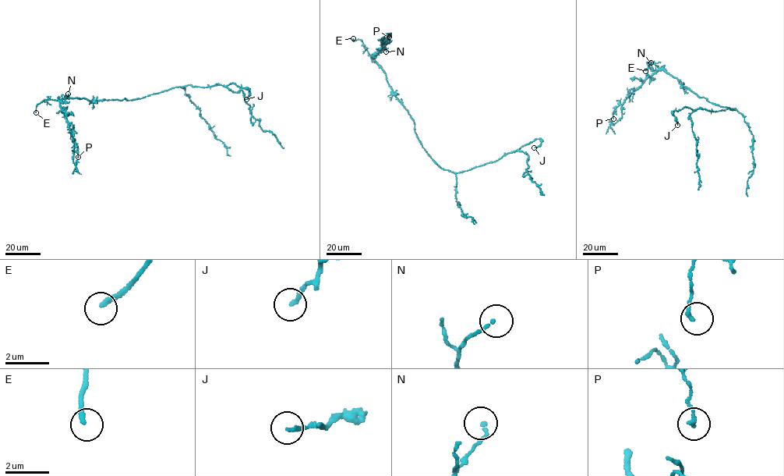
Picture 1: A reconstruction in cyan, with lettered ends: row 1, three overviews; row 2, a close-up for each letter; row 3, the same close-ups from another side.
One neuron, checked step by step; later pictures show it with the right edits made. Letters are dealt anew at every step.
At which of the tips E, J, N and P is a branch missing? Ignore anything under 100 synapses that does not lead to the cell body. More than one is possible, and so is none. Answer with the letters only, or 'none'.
E

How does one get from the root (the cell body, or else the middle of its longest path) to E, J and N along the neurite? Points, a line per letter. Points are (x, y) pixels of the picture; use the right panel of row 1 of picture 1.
E: (725, 107), (697, 96), (679, 84), (677, 79), (651, 62), (647, 62), (649, 66), (645, 71)
J: (725, 107), (735, 109), (716, 111), (701, 108), (694, 111), (686, 107), (672, 111), (677, 125)
N: (725, 107), (697, 96), (662, 69), (651, 70), (648, 65), (651, 62)

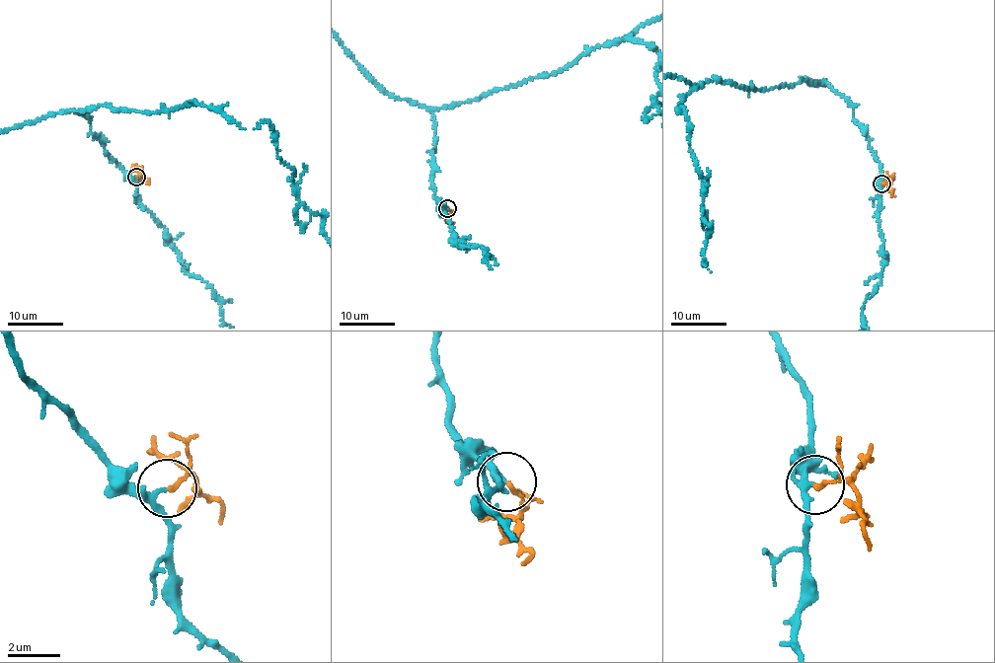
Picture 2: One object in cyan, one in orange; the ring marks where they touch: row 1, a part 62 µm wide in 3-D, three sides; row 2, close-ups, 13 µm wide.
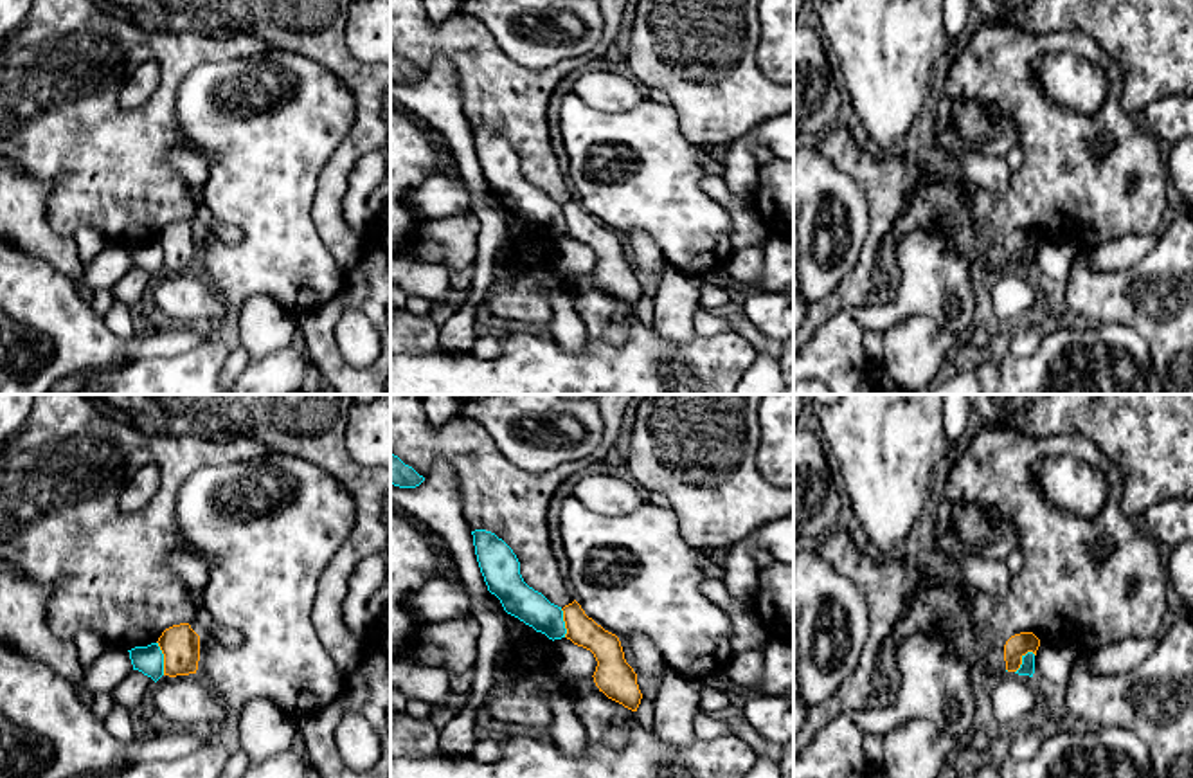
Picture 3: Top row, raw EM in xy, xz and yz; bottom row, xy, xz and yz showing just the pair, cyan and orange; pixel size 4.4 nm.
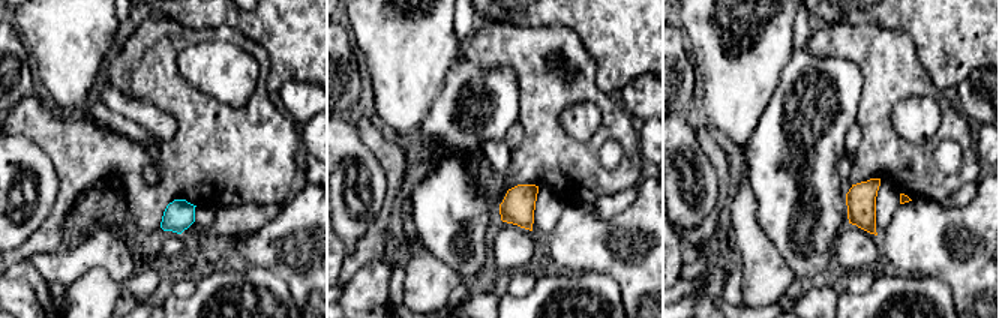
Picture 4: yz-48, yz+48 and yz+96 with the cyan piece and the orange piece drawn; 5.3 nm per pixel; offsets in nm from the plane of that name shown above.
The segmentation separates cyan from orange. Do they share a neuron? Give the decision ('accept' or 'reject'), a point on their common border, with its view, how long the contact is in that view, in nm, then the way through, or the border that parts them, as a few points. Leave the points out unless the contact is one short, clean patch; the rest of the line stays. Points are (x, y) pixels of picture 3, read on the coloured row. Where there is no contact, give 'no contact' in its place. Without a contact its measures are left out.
reject; meets cyan in xy at (162, 658); contact 160 nm long; border along xy (157, 642), (162, 652), (164, 674)

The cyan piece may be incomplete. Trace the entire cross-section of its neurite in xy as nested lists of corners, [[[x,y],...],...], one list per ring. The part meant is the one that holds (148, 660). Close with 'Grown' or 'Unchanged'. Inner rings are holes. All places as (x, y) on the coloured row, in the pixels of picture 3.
[[[158,643],[148,647],[135,647],[130,652],[133,670],[142,672],[151,677],[155,683],[164,675],[164,654]]]. Unchanged

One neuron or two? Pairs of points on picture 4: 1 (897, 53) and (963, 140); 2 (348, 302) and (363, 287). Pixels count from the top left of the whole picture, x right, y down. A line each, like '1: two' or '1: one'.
1: one
2: one

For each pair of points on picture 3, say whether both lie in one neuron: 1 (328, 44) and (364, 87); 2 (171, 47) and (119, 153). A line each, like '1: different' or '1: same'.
1: same
2: same

